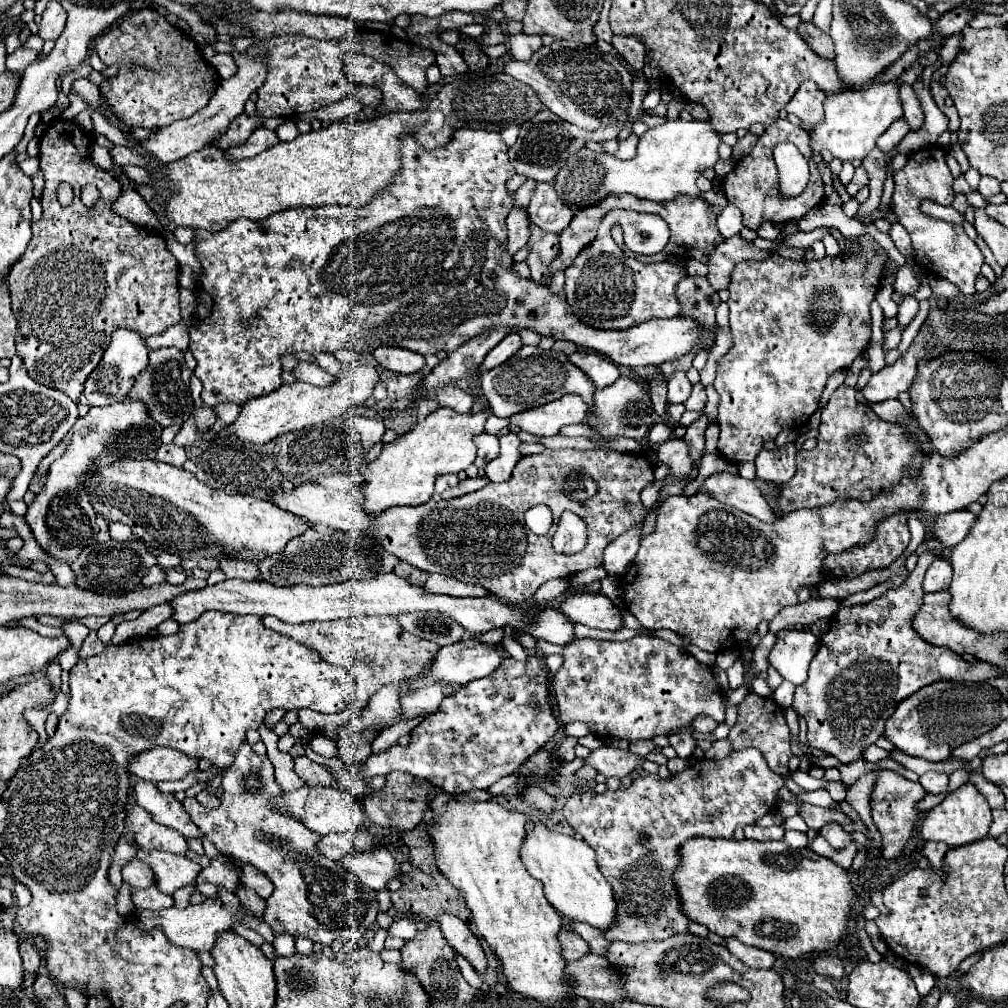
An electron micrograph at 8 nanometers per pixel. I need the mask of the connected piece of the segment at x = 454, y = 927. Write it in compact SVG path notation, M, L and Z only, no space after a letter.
M441 915L439 917L439 925L441 925L441 931L443 931L447 943L457 953L461 953L473 965L473 969L479 975L485 973L487 959L485 959L483 947L479 943L479 939L469 931L469 927L461 919L457 919L455 915Z

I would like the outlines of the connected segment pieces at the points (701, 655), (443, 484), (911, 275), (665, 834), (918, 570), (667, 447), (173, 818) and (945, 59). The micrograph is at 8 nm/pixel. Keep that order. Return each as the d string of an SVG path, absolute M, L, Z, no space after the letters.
M690 644L688 646L688 651L695 656L695 658L701 663L701 665L707 665L708 667L713 667L715 664L716 654L709 653L699 649L699 647Z
M441 475L441 477L437 479L437 483L435 483L435 491L437 491L437 493L443 493L445 489L455 487L457 483L459 483L459 477L457 477L457 475Z
M905 265L897 271L897 279L895 279L895 293L901 295L913 295L919 289L919 281L915 279L915 271L911 265Z
M743 749L743 751L733 751L729 757L721 759L721 761L713 761L713 759L701 759L697 761L695 765L691 765L689 769L685 769L683 773L677 773L677 775L671 775L669 781L663 781L659 779L659 775L637 775L637 779L633 781L633 785L627 789L627 787L621 787L617 791L605 791L603 795L595 793L595 791L585 791L585 793L579 793L579 795L571 795L565 803L565 819L567 823L571 825L571 829L575 833L579 833L583 837L585 843L591 845L591 849L597 853L597 865L603 873L603 877L613 885L613 891L615 891L615 899L619 899L619 923L617 927L611 927L611 931L605 931L605 937L609 941L627 941L627 943L643 943L643 941L663 941L671 935L677 935L677 933L687 933L687 925L689 925L689 919L681 913L681 903L679 903L679 895L675 893L675 885L673 885L673 873L675 873L675 867L679 865L679 845L683 845L683 841L691 839L691 837L731 837L733 831L737 827L745 827L745 825L753 825L759 817L767 815L767 813L773 813L775 807L777 807L777 791L783 787L783 777L773 773L769 769L769 765L765 763L763 755L757 751L757 749Z
M927 551L919 557L913 573L897 587L891 587L885 595L853 607L841 607L829 621L829 631L819 641L819 651L809 667L809 679L797 687L793 709L807 721L807 743L811 749L835 757L839 763L853 763L863 757L863 751L873 745L885 729L885 721L891 711L909 695L935 681L987 681L1003 675L1005 671L989 663L967 663L961 655L947 647L937 647L923 641L913 629L913 619L923 605L923 575L933 561L933 553Z
M669 439L659 445L659 461L669 465L671 475L667 479L685 477L693 469L693 461L689 457L689 447L681 439Z
M137 781L135 785L135 801L141 805L157 823L177 829L185 839L203 839L191 819L187 819L187 813L183 811L183 805L171 795L171 793L159 793L155 783Z
M961 35L951 37L951 39L949 39L949 43L945 43L943 51L939 51L939 61L941 61L941 65L947 65L947 63L949 63L949 61L957 55L957 49L959 49L959 39L961 39Z

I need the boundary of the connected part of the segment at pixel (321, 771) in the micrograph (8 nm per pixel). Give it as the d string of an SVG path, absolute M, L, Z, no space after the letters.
M299 755L293 759L293 771L301 777L301 781L309 787L335 787L337 779L335 775L329 771L327 765L319 765L315 761L311 761L305 755Z

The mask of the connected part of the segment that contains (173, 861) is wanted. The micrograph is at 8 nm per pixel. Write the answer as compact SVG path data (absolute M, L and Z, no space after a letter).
M137 843L137 859L145 861L155 871L155 887L167 895L173 895L179 887L191 885L201 867L183 855L163 851L143 851Z

